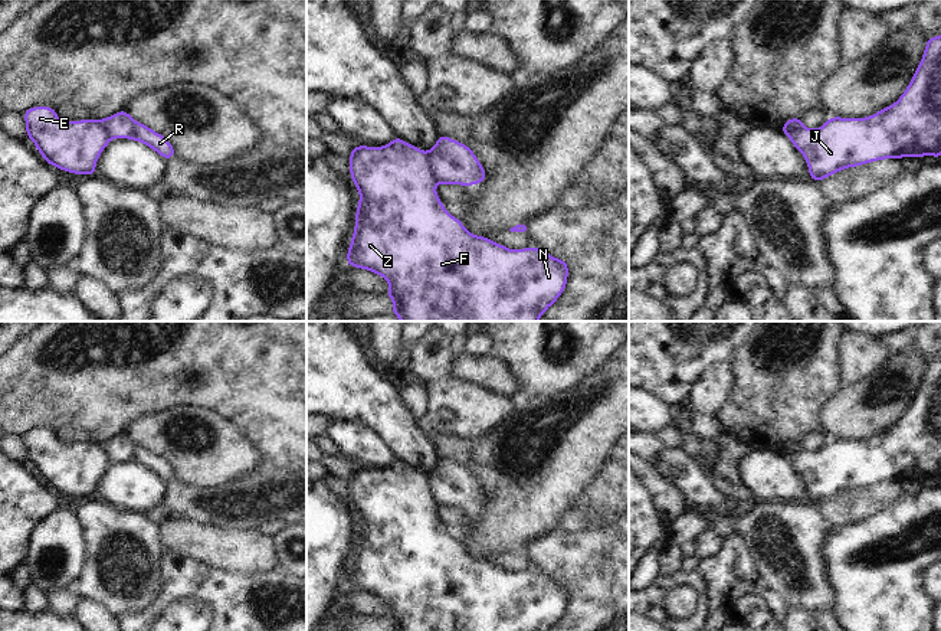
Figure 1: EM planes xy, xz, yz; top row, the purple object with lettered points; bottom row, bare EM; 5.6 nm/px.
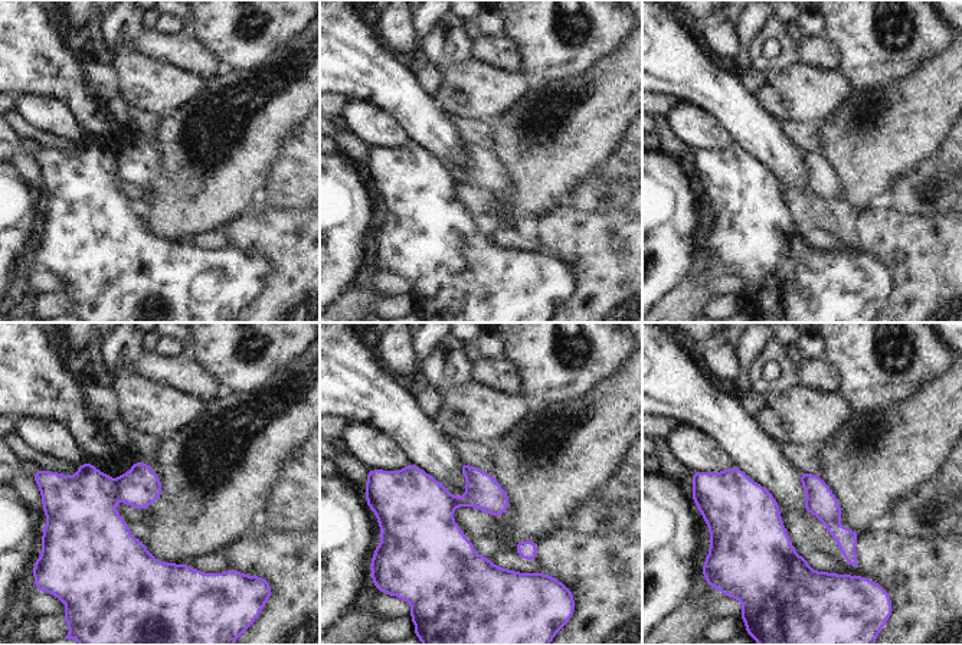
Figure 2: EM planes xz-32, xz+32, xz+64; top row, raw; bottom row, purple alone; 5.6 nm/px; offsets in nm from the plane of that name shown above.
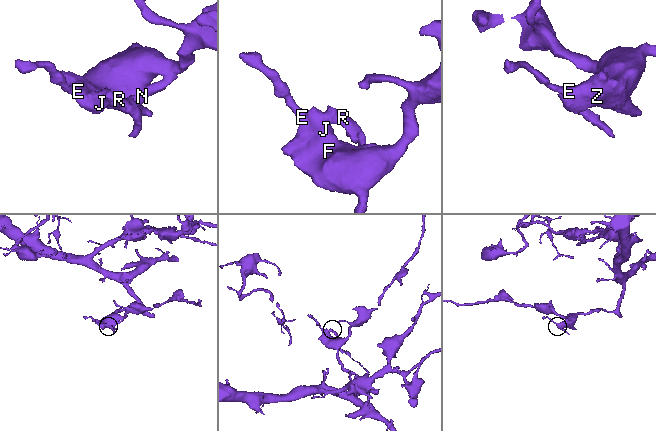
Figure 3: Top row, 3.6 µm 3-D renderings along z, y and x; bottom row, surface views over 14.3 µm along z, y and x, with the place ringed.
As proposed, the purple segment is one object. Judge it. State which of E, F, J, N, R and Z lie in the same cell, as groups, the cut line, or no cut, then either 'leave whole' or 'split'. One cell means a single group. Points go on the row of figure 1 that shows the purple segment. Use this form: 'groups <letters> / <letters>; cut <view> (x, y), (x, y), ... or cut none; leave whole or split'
groups E F J N Z / R; cut xz (426, 153), (426, 164), (432, 172), (435, 183); split

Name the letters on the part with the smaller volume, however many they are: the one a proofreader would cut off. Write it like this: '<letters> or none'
R

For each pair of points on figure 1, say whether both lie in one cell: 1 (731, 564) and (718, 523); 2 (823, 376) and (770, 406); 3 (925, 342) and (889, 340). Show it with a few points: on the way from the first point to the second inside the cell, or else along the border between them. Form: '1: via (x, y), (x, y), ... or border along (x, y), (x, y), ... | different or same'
1: border along (734, 527), (724, 539) | different
2: via (810, 376), (800, 376), (783, 394) | same
3: via (917, 340), (898, 340) | same

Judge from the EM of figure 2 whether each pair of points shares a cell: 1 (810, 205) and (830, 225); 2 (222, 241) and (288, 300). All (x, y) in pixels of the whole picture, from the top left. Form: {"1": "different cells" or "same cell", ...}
{"1": "same cell", "2": "different cells"}

